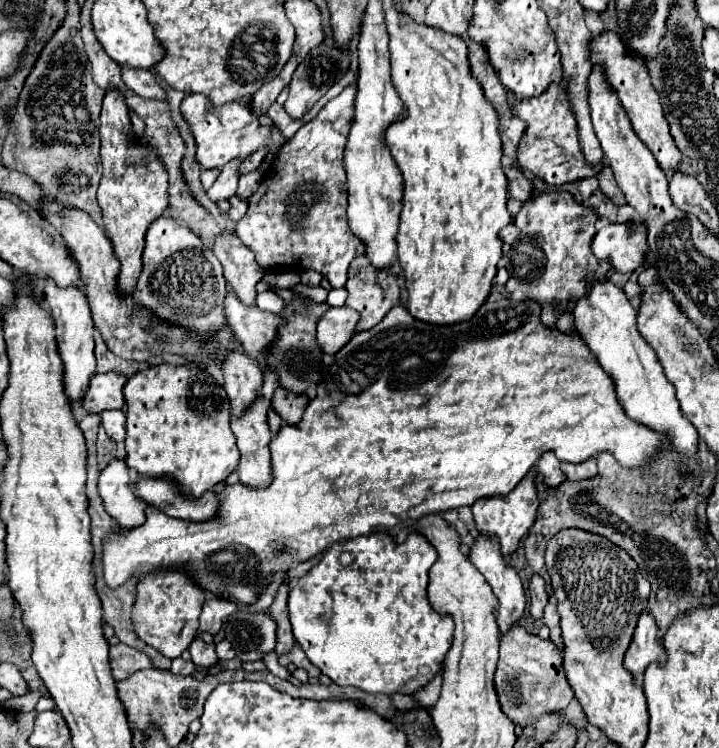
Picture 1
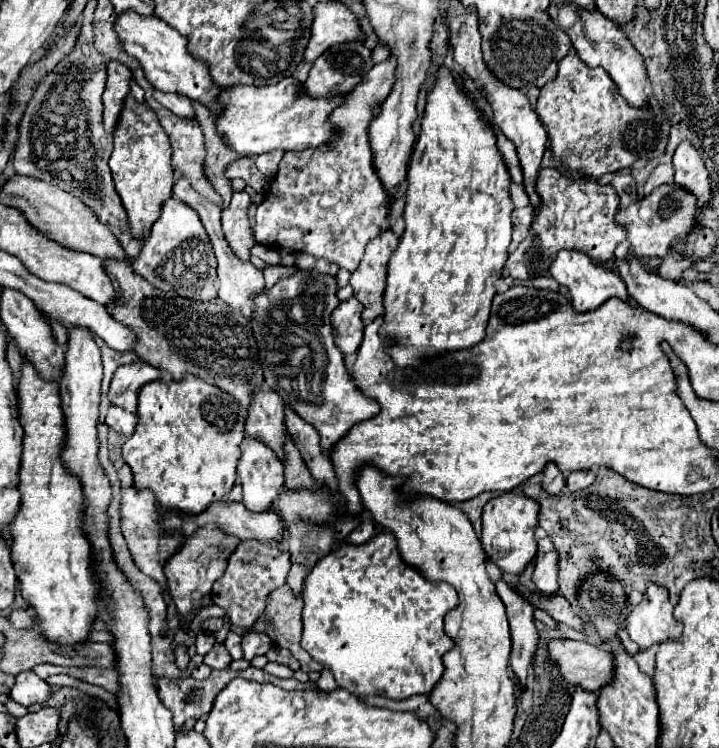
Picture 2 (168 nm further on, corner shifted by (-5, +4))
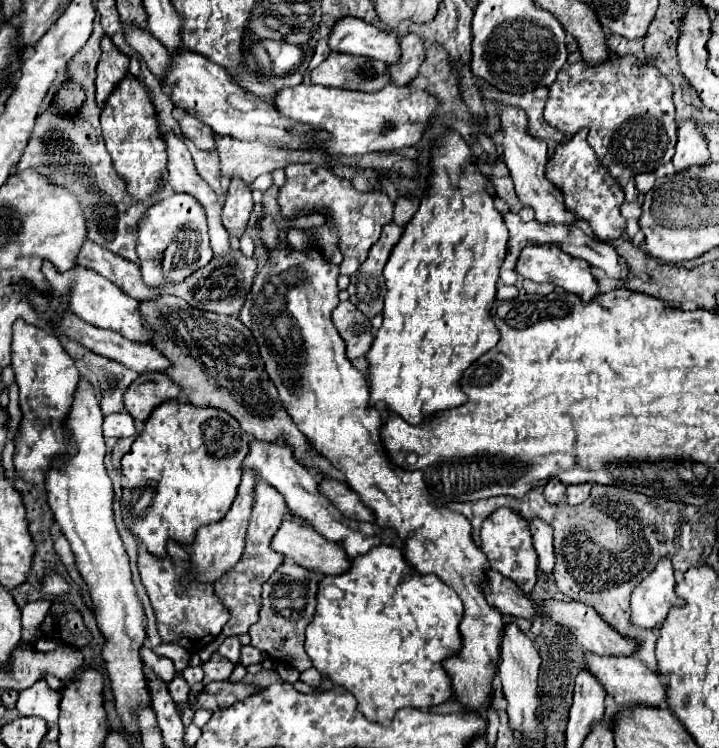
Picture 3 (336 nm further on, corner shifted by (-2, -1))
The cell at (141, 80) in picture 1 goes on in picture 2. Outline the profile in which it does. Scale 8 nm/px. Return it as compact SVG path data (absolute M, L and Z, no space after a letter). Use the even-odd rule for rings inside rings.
M160 89L154 91L154 97L156 97L162 105L166 105L166 109L170 109L172 113L178 113L178 115L182 115L182 117L194 119L194 113L192 113L194 109L192 109L192 103L190 103L188 97L178 95L178 93L164 93L164 91L160 91Z

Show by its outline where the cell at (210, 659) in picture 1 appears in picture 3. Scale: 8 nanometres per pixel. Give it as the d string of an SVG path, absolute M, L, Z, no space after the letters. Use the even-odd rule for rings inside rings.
M213 654L211 660L209 660L207 664L203 664L203 670L205 670L203 684L215 682L215 680L229 680L233 668L235 668L235 666L233 666L229 660L223 660L223 656Z

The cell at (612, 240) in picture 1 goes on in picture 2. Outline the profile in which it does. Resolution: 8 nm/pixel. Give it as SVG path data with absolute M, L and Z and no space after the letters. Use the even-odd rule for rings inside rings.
M660 185L648 197L634 201L626 209L616 213L616 223L628 231L628 241L634 257L664 257L670 251L670 245L676 237L684 235L692 227L692 219L696 217L696 199L688 191L672 185Z

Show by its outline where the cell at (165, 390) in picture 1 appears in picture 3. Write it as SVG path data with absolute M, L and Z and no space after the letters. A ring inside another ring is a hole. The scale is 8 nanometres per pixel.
M179 400L163 402L153 410L149 420L145 422L143 432L137 436L131 450L121 460L123 476L127 478L127 486L123 488L121 496L121 514L125 526L157 558L163 558L167 554L169 540L175 540L181 546L189 546L201 526L219 522L229 512L237 496L237 486L241 482L243 460L247 452L249 436L243 434L239 422L227 412L217 408L197 408Z

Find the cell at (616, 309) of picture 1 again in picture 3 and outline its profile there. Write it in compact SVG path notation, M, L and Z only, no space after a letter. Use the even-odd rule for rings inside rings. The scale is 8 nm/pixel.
M541 244L541 246L527 246L527 248L523 248L521 254L519 254L519 260L515 264L515 272L519 276L523 276L523 278L533 280L533 282L551 282L551 284L563 288L565 292L581 296L583 302L589 302L595 294L599 294L597 280L591 274L591 266L585 260L569 256L567 252L563 252L555 244Z

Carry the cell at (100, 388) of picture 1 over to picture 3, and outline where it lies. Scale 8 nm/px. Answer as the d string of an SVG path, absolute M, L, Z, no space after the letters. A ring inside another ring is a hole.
M141 374L125 392L125 408L135 420L145 422L159 404L175 398L181 398L181 388L169 376Z

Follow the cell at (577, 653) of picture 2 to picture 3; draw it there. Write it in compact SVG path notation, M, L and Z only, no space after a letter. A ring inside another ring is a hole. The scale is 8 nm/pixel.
M587 654L587 664L585 668L595 674L595 678L603 684L605 688L605 714L604 718L608 720L615 712L631 706L667 706L667 684L665 680L649 670L639 658L629 656L597 656L597 654Z

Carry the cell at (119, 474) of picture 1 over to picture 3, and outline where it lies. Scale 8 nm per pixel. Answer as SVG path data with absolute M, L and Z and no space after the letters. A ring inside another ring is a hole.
M177 542L167 544L165 558L155 558L145 550L143 544L139 544L139 574L151 600L161 640L179 644L189 654L197 654L203 646L207 646L221 634L221 628L229 620L229 612L217 600L213 584L195 584L195 580L191 582L191 576L187 576L187 556L187 550Z

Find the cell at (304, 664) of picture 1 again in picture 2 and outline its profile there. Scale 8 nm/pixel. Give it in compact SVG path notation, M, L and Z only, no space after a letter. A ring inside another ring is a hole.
M282 585L274 589L266 601L266 617L274 621L274 627L266 627L262 623L254 625L254 631L262 631L270 635L272 641L276 641L280 647L286 647L292 651L292 655L300 661L300 669L306 673L322 671L322 665L316 663L300 645L302 635L302 597L294 597L288 585Z

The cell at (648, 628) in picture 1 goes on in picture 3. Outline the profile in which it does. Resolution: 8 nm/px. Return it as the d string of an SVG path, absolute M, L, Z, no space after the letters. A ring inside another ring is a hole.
M661 558L655 570L631 594L631 620L641 628L657 628L675 604L683 600L675 594L675 574L671 558Z

